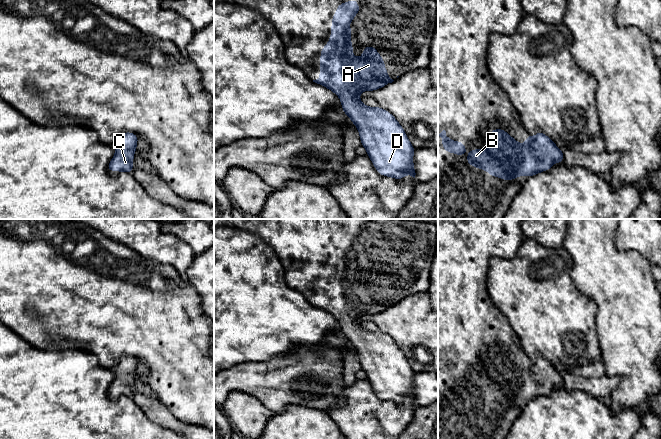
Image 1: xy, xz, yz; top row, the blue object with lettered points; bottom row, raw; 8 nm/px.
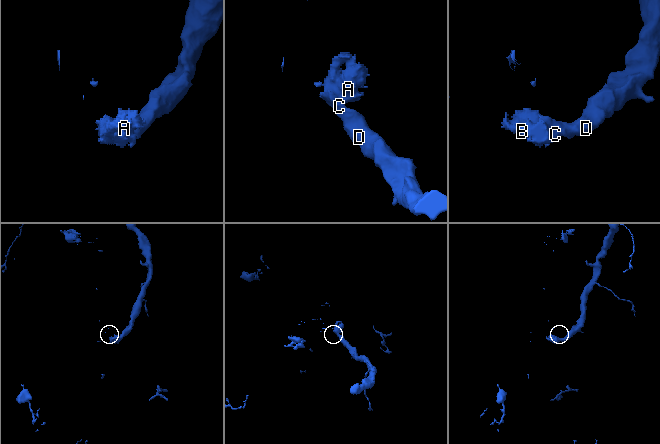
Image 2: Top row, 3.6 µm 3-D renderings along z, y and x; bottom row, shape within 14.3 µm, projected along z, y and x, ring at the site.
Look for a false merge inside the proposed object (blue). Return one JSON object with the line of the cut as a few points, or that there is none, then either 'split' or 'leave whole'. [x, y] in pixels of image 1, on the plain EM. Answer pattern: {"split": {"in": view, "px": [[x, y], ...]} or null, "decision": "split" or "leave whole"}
{"split": null, "decision": "leave whole"}

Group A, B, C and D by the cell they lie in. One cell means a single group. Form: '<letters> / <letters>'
A B C D

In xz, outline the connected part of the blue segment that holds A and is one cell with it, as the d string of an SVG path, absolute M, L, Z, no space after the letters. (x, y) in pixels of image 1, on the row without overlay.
M356 222L337 230L336 238L332 240L330 252L332 258L329 261L329 267L321 273L320 302L313 306L328 312L340 322L343 336L357 351L361 369L367 374L367 381L371 383L380 399L393 401L398 405L401 405L405 398L415 402L413 388L415 372L410 367L405 354L390 336L379 330L368 331L359 322L361 315L374 315L394 305L388 300L384 283L377 277L377 272L364 270L363 280L353 281L351 268L353 252L349 252L348 248L360 234L361 231L357 229Z

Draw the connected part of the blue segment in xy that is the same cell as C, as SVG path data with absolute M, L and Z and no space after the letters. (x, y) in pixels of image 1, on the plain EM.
M123 356L115 367L115 379L107 390L107 395L119 395L132 398L133 381L139 361L132 356Z

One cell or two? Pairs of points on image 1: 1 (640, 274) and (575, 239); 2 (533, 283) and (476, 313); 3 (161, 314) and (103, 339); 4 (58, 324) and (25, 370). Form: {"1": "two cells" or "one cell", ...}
{"1": "one cell", "2": "two cells", "3": "one cell", "4": "two cells"}

